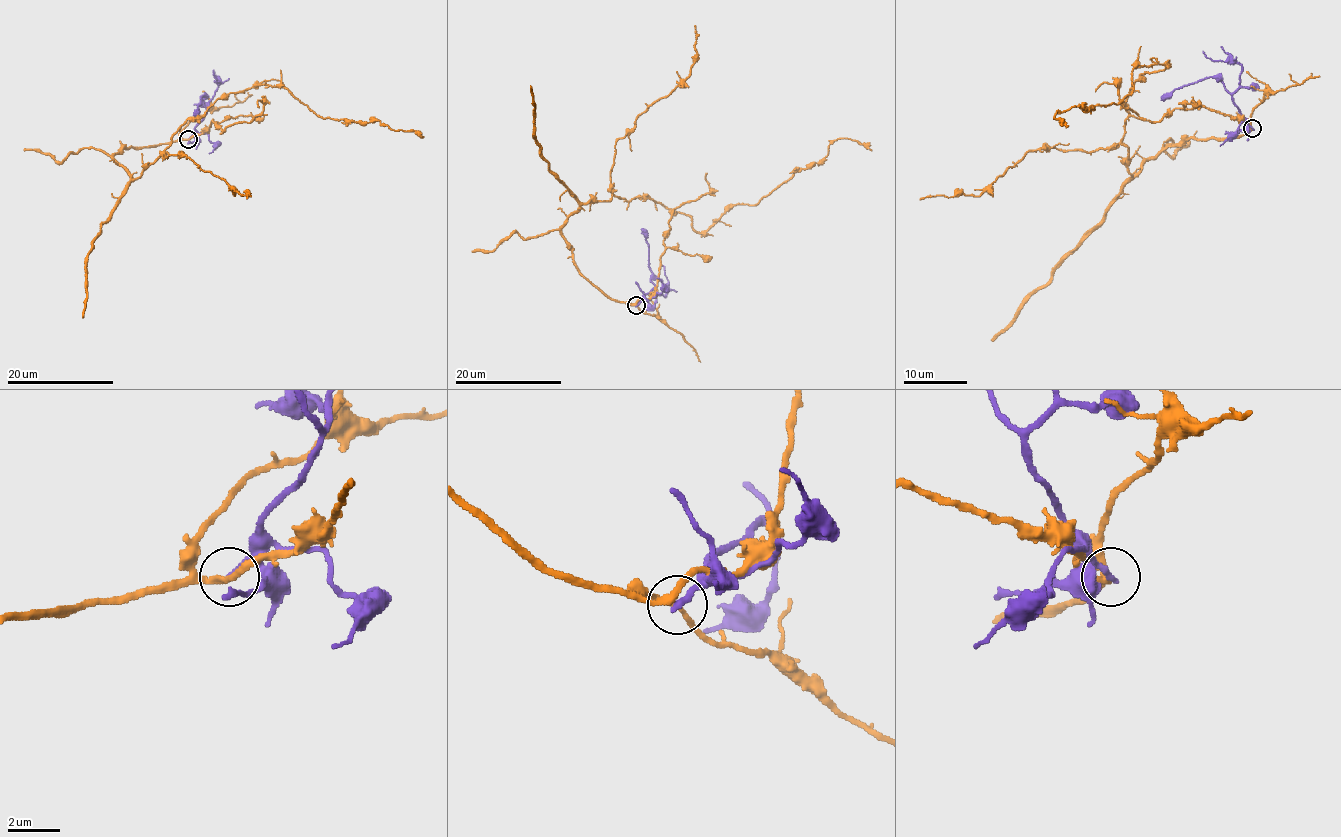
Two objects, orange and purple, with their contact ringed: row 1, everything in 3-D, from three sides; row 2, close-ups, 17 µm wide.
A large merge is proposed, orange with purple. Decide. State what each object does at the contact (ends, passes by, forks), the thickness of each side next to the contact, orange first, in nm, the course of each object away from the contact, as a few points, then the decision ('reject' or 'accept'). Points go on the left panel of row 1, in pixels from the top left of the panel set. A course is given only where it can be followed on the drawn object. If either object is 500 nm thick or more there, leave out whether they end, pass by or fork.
orange passes by; purple ends there; 220 nm thick on the orange side, 260 nm on the other; orange runs (188, 140), (114, 156), (137, 178), (188, 120), (258, 85), (285, 87), (322, 117), (378, 120), (423, 136); purple runs (188, 138), (207, 112), (203, 96), (193, 114); reject

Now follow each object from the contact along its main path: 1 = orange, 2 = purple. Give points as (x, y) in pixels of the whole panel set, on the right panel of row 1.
1: (1251, 129), (1183, 139), (1131, 175), (1129, 88), (1164, 65), (1136, 66), (1120, 103), (1053, 117), (1068, 125)
2: (1253, 128), (1223, 84), (1213, 77), (1182, 85), (1161, 99)

